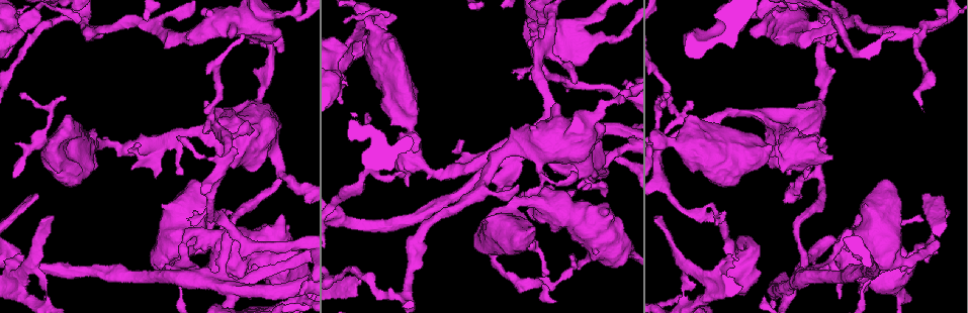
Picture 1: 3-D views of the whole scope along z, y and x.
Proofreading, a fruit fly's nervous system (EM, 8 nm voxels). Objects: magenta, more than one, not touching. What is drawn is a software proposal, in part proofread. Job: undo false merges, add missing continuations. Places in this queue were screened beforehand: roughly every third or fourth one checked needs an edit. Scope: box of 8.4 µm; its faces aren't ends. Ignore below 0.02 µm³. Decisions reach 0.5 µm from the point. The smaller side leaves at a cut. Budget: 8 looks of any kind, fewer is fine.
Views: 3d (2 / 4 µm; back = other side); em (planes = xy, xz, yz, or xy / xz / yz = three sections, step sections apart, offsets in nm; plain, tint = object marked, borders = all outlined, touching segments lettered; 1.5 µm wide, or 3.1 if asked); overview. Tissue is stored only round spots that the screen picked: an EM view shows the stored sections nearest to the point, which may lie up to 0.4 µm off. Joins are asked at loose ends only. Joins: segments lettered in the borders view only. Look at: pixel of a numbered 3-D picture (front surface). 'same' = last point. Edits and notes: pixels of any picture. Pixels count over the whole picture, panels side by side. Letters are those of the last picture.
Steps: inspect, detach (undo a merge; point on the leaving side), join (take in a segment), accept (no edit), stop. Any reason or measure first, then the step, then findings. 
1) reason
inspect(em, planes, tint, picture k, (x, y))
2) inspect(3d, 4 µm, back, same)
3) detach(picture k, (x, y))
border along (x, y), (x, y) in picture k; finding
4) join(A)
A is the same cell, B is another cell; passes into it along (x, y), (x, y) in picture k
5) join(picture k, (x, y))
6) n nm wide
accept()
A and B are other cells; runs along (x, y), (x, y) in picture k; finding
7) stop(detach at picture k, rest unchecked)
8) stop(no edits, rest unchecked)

long arm stops here
inspect(em, planes, borders, picture 1, (37, 195))

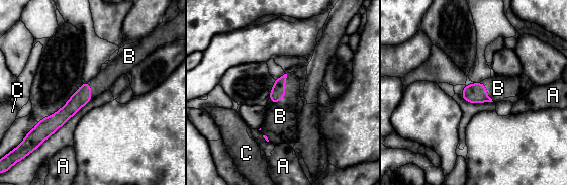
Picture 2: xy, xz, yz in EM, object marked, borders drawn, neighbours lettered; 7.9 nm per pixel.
join(B)
B is the same cell, A and C are other cells; passes into it along (277, 93), (284, 92), (280, 116) in picture 2; the neuron continues

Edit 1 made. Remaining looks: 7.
narrows sharply
inspect(3d, 2 µm, picture 1, (691, 214))

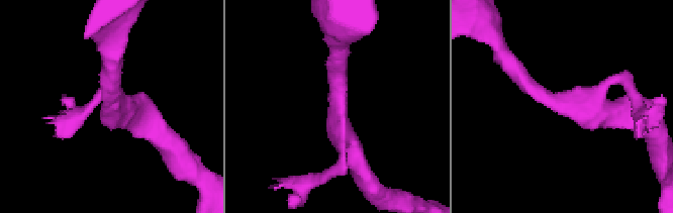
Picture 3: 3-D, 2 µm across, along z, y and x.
inspect(em, xy, step 4, borders, picture 3, (338, 99))

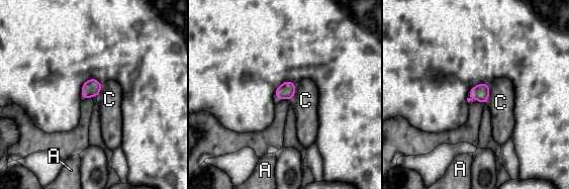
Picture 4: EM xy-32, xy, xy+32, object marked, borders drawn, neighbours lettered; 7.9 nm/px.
C touches over 160 nm
accept()
A and C are other cells; border along (489, 84), (489, 96), (485, 103) in picture 4; all the same neuron

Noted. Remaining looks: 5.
an open end
inspect(3d, 4 µm, picture 1, (570, 254))

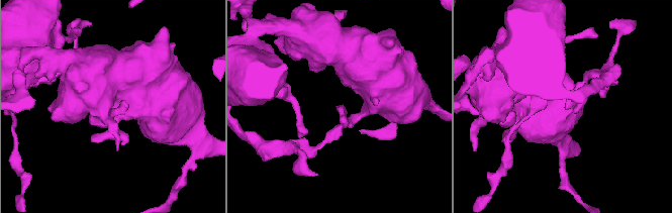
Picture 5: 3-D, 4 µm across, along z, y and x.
need the tissue
inspect(em, planes, borders, picture 5, (341, 106))

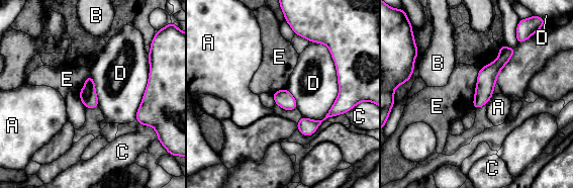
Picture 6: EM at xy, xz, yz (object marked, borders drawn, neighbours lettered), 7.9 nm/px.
140 nm wide
accept()
A, B, C, D and E are other cells; border along (479, 69), (472, 106) in picture 6; none of them fits

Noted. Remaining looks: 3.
stop(join at picture 2, rest unchecked)

